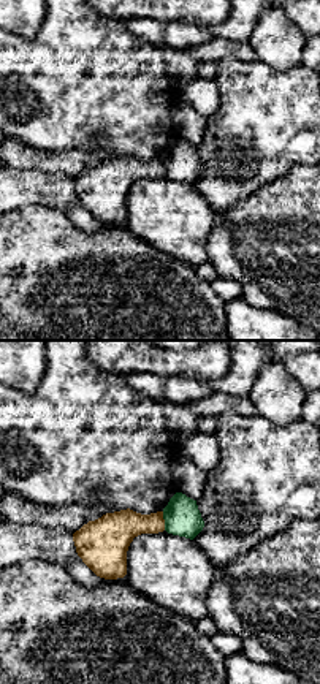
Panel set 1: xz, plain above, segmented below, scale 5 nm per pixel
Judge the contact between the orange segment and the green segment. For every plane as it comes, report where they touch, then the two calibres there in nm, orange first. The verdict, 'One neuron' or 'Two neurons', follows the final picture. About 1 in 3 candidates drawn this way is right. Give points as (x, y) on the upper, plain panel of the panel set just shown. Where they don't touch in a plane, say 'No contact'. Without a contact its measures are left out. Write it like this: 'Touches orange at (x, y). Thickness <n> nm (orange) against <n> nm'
Touches orange at (163, 167). Thickness 190 nm (orange) against 180 nm

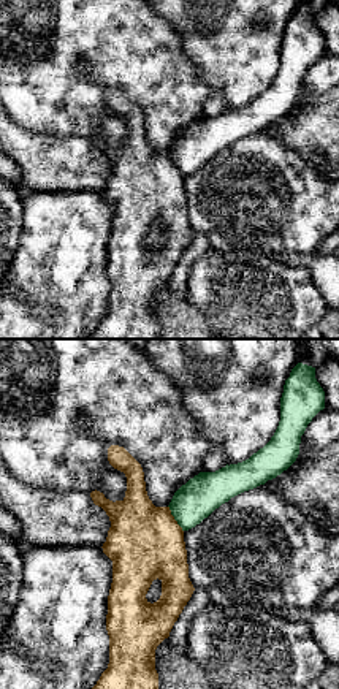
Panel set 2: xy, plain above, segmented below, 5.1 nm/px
Touches orange at (173, 163). Thickness 380 nm (orange) against 200 nm

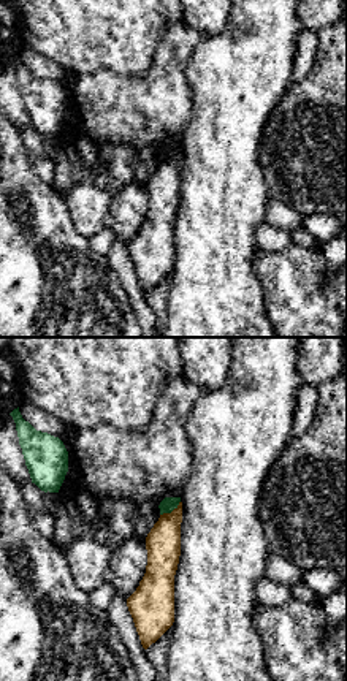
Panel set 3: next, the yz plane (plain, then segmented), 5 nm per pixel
Touches orange at (171, 157). Thickness 180 nm (orange) against 80 nm

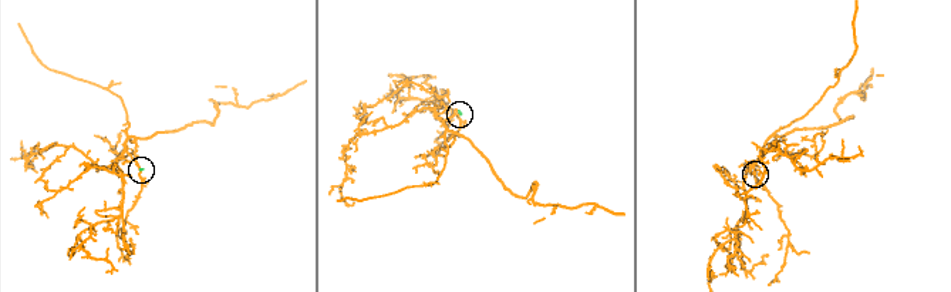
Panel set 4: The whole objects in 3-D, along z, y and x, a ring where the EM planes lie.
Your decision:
Two neurons

